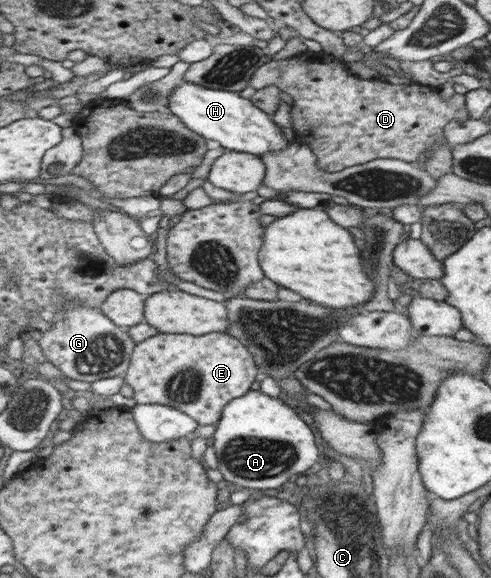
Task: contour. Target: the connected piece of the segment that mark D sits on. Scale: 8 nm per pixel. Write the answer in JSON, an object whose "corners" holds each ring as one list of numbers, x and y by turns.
{"corners":[[305,50,290,58,275,60,271,64,265,62,260,70,255,70,249,80,253,86,267,85,274,82,283,93,292,98,289,114,291,127,296,133,295,144,307,145,316,156,318,169,335,173,352,165,368,163,373,159,397,159,413,163,415,159,437,139,443,139,441,129,453,120,469,118,465,109,465,97,454,93,445,101,439,99,435,88,417,84,383,83,379,79,357,79,347,73,345,65,337,61,325,61,323,57,315,57,315,52]]}

